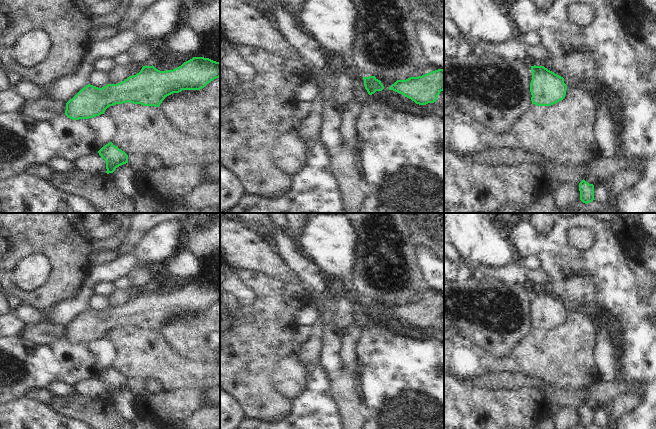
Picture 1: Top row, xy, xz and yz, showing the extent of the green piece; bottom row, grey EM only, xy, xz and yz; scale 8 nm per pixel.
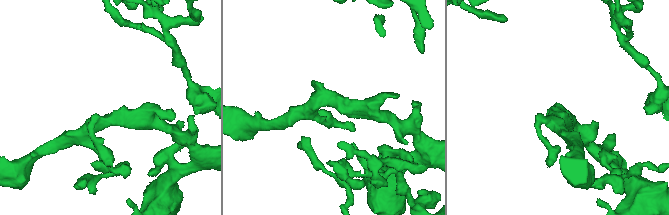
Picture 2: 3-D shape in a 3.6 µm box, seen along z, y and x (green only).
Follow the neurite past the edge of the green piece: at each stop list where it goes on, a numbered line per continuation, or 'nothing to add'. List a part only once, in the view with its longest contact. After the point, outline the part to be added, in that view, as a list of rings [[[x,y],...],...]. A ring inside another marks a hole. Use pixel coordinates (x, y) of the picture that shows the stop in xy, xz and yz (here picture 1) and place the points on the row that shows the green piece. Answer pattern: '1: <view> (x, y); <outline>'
nothing to add

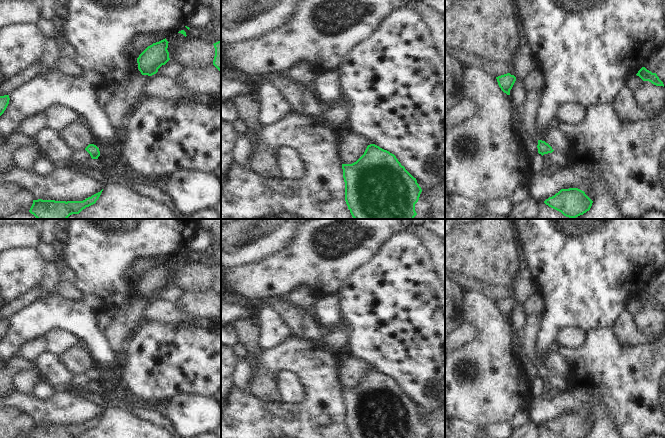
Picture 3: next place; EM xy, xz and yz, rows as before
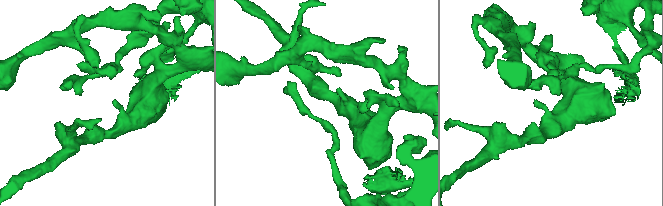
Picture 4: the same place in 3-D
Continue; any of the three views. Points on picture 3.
nothing to add

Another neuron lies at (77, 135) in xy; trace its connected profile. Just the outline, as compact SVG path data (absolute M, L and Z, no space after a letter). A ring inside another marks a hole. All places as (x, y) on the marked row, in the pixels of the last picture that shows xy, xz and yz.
M82 119L76 120L65 129L60 130L59 134L73 151L85 149L95 141L95 137Z

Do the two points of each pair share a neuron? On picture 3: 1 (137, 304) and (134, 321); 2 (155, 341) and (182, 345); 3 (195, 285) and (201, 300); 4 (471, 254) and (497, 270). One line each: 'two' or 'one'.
1: one
2: one
3: two
4: one

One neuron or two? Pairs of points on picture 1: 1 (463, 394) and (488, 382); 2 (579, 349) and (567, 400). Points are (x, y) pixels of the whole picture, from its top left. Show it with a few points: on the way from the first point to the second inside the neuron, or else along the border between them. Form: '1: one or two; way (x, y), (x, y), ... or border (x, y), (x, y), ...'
1: two; border (468, 381), (477, 387), (499, 390)
2: two; border (546, 384), (575, 391), (586, 389), (592, 384)

